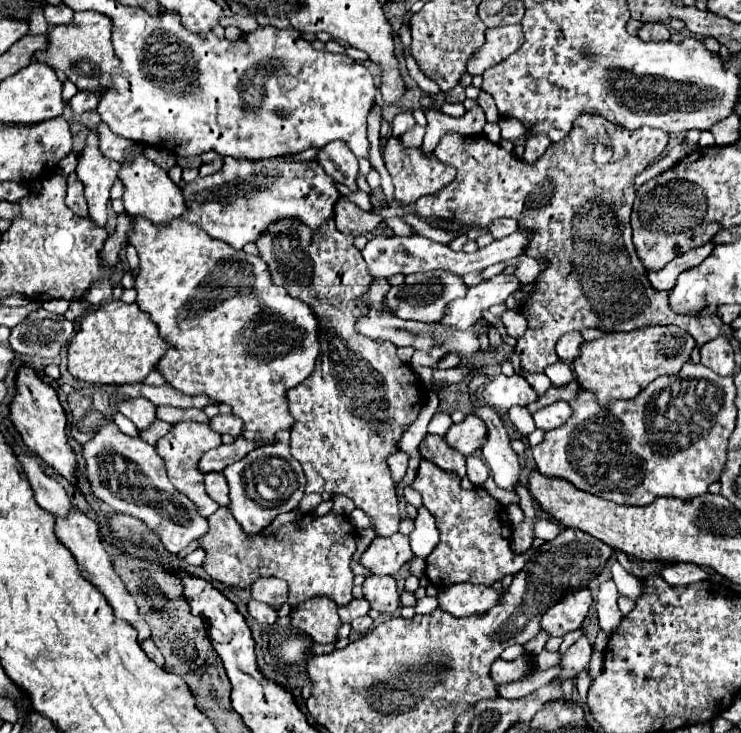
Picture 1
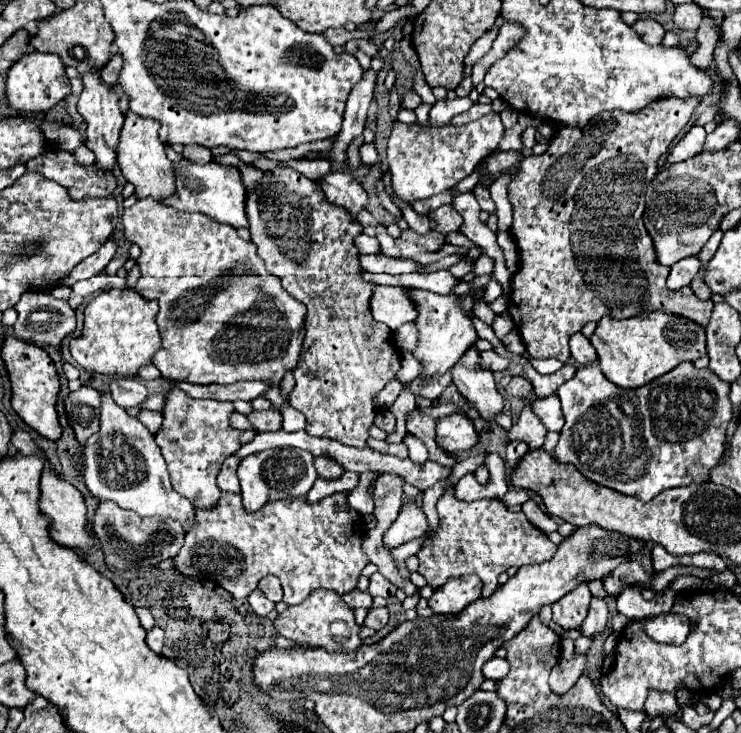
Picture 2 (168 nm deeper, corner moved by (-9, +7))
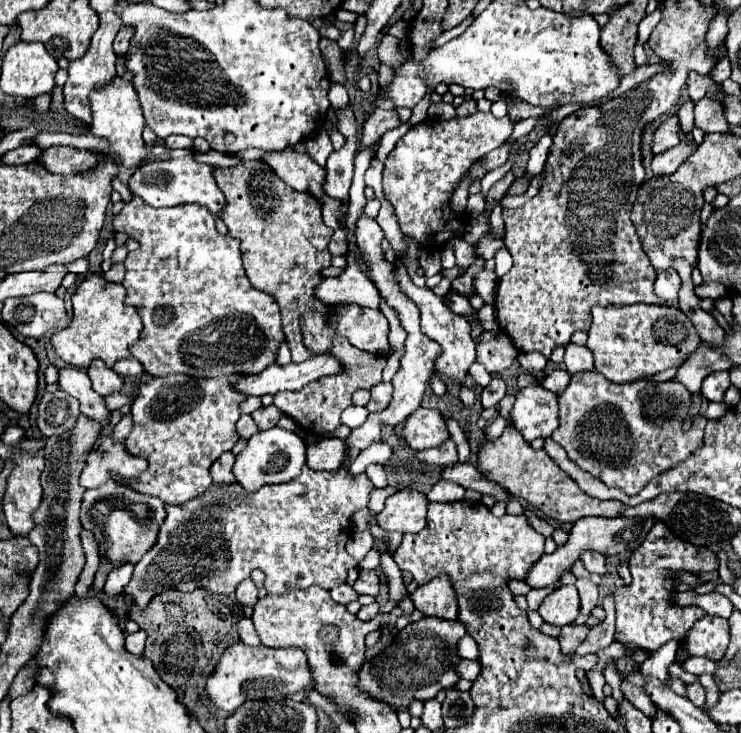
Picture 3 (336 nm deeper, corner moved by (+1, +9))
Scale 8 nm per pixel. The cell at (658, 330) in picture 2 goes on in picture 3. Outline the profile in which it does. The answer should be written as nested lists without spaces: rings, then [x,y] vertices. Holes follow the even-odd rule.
[[[636,303],[628,307],[594,307],[586,347],[594,353],[598,373],[612,383],[630,383],[682,365],[698,349],[698,341],[692,321],[678,307]]]

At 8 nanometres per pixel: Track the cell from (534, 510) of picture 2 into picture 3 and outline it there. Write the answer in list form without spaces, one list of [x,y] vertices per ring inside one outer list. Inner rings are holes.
[[[524,511],[524,515],[526,515],[528,523],[530,523],[540,535],[544,535],[544,537],[550,537],[550,535],[552,535],[552,531],[554,531],[554,525],[552,525],[552,523],[548,523],[548,521],[536,517],[532,511]]]

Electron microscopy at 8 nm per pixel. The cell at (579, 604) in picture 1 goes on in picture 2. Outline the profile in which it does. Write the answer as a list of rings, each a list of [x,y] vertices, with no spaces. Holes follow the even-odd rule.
[[[582,583],[580,587],[576,587],[574,591],[570,591],[568,595],[564,595],[564,599],[558,599],[552,605],[552,621],[556,625],[560,625],[562,629],[580,629],[582,621],[588,615],[588,605],[590,605],[590,589],[586,583]]]

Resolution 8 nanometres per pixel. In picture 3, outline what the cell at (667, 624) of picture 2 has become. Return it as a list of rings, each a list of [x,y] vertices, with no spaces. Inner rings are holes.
[[[660,521],[650,529],[644,543],[632,553],[628,565],[632,573],[632,583],[629,587],[614,591],[616,641],[656,651],[670,639],[682,639],[690,629],[690,625],[694,625],[694,621],[702,617],[704,611],[700,607],[676,607],[670,603],[670,595],[678,592],[677,586],[680,584],[679,581],[670,579],[670,573],[678,569],[692,573],[716,571],[718,557],[706,547],[694,547],[688,541],[678,541],[678,537],[674,537]]]

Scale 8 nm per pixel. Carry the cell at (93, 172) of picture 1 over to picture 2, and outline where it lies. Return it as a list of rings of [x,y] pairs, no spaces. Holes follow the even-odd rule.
[[[92,71],[92,75],[82,75],[84,91],[78,99],[78,113],[86,119],[88,129],[86,129],[86,147],[96,153],[96,165],[104,169],[114,169],[116,165],[116,143],[120,135],[120,127],[124,123],[124,115],[118,107],[118,95],[114,87],[106,85],[100,79],[100,71]]]

